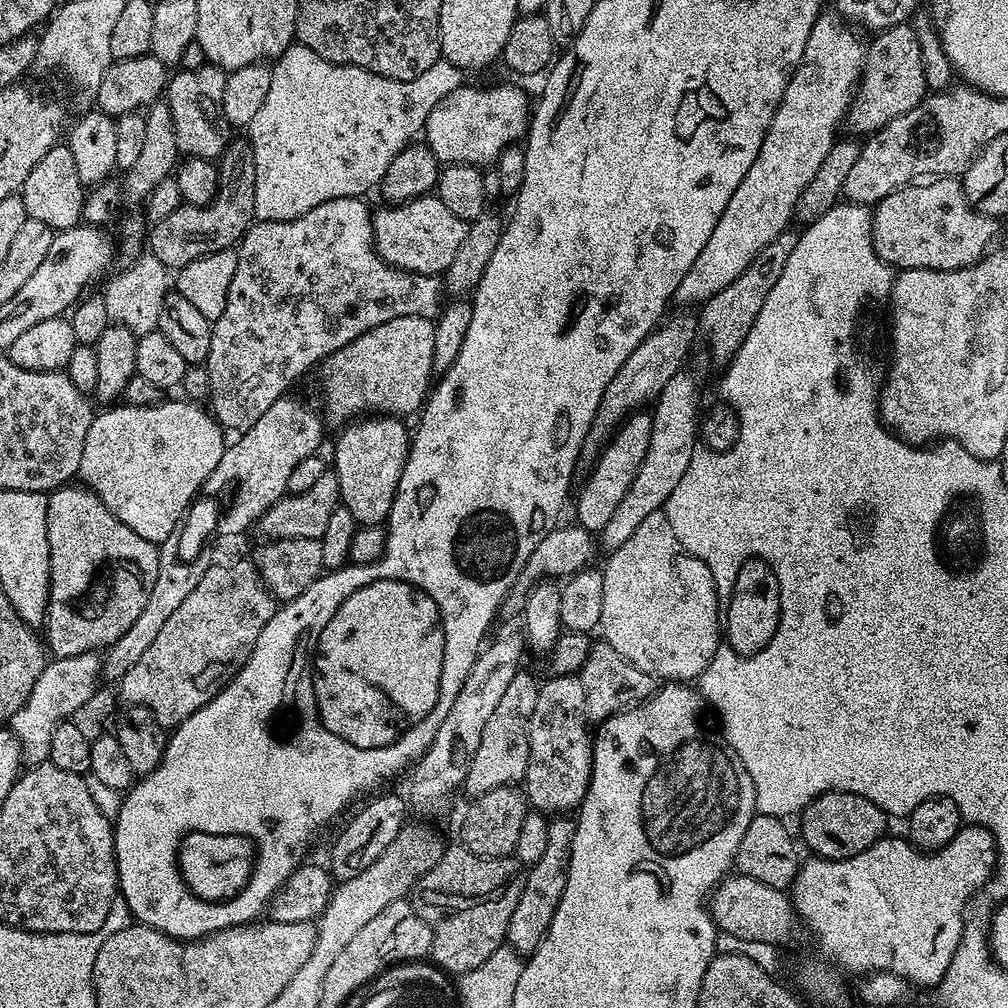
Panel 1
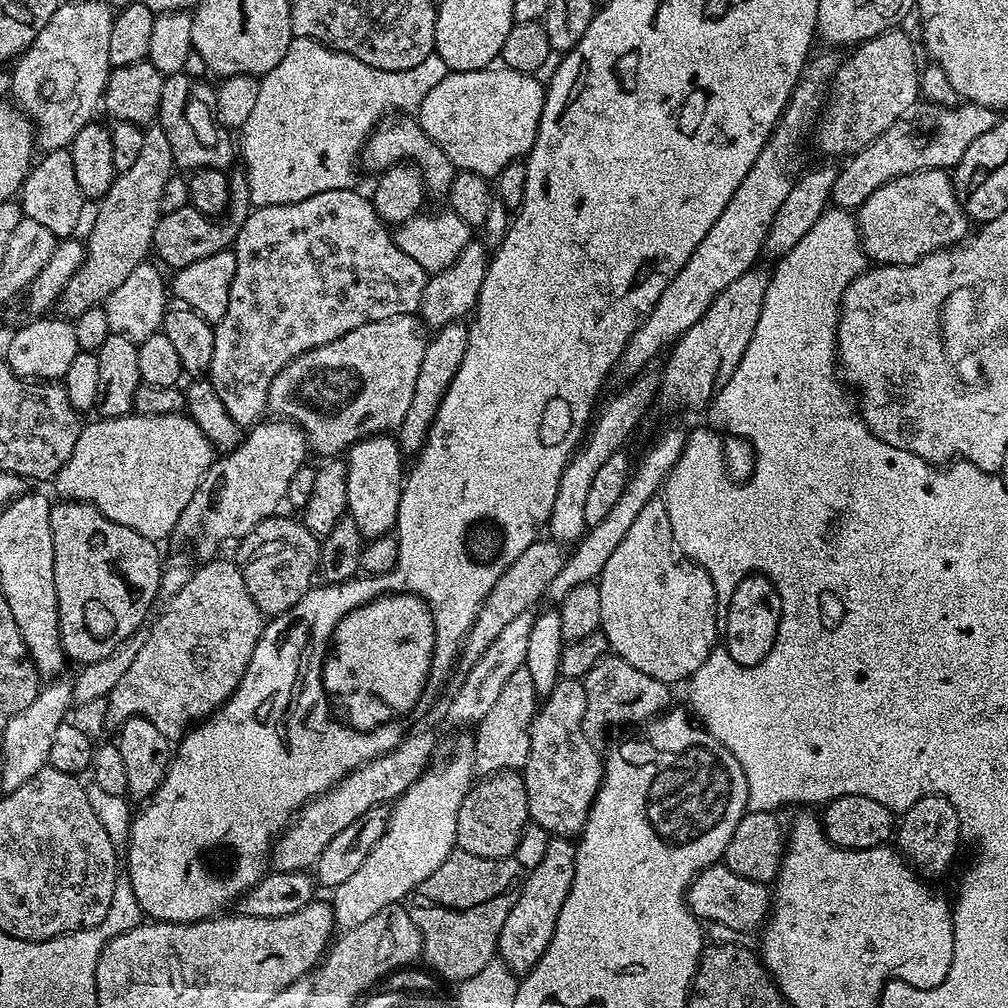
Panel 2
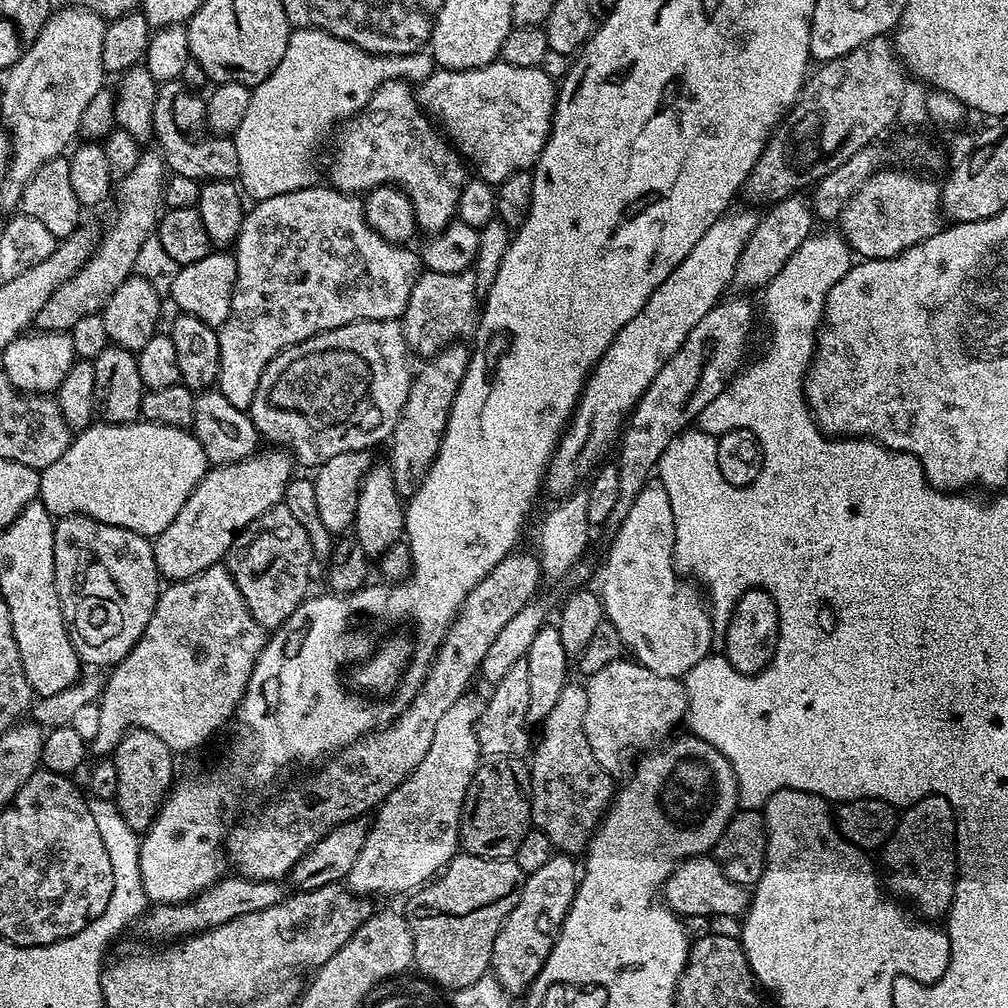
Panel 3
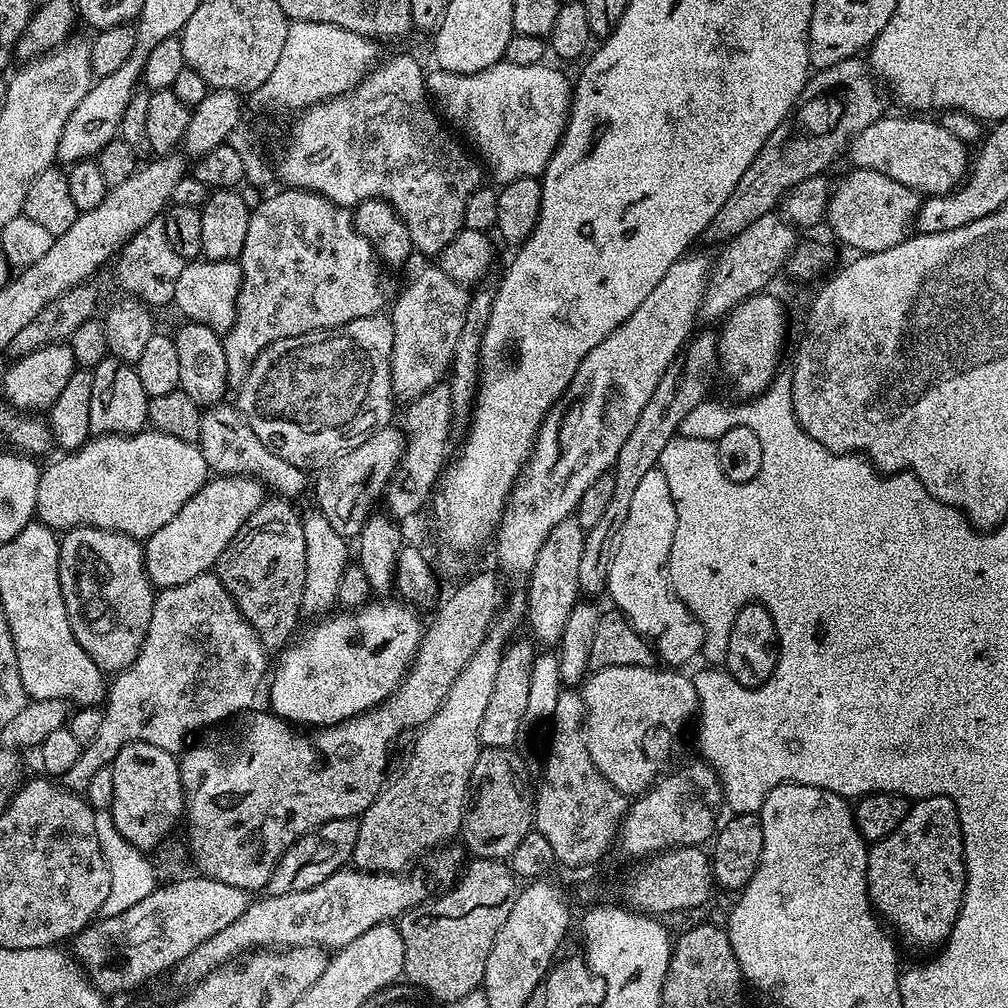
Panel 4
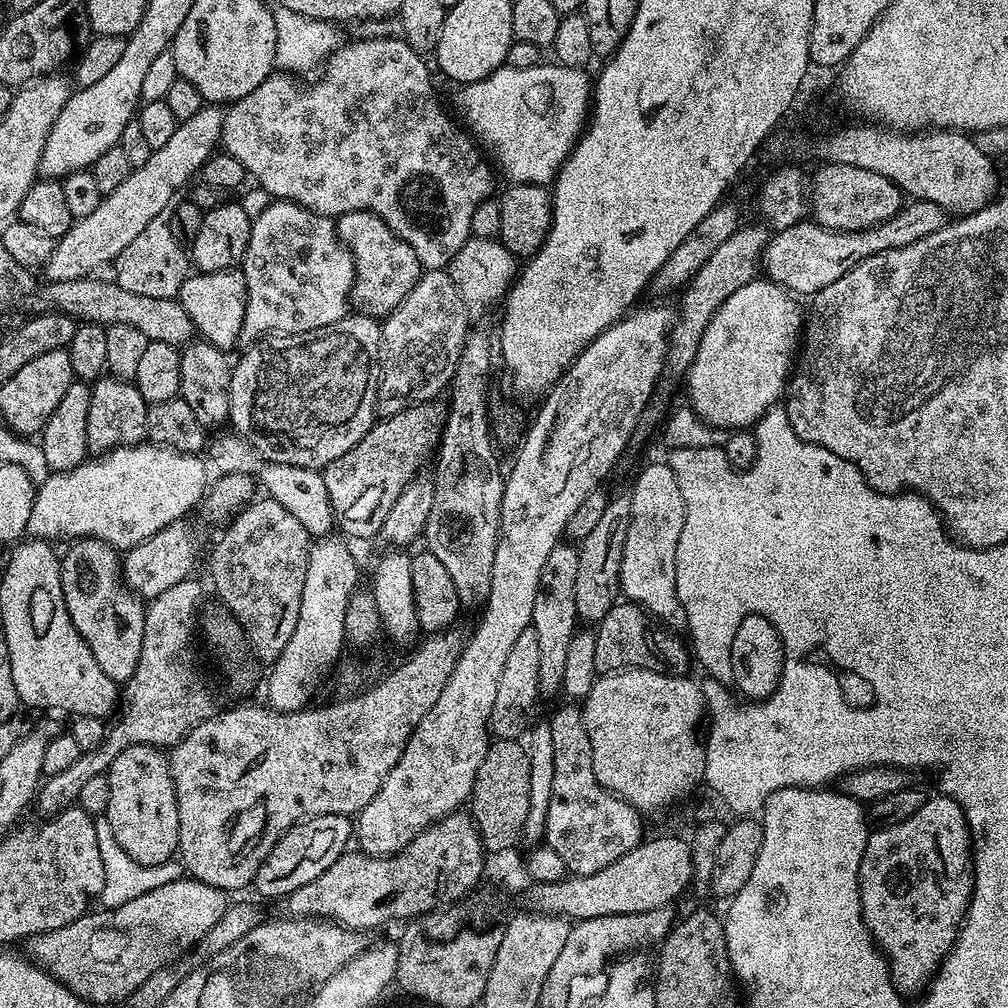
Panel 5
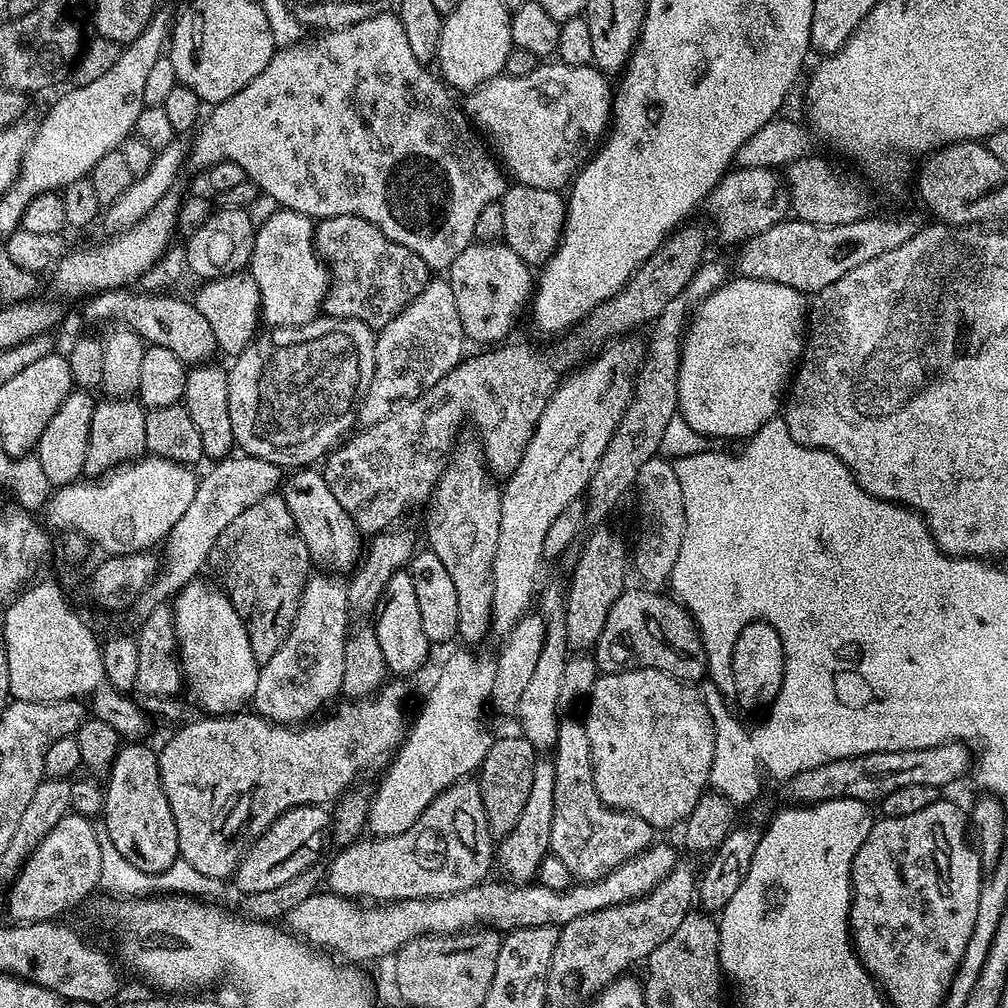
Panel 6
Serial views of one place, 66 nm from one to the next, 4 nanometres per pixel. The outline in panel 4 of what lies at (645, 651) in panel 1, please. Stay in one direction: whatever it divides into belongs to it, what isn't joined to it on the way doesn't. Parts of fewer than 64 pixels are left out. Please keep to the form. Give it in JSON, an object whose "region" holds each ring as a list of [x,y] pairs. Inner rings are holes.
{"region":[[[658,466],[640,479],[630,502],[630,510],[626,514],[626,522],[620,524],[620,536],[616,539],[616,549],[606,585],[606,596],[616,603],[613,604],[615,611],[622,613],[634,631],[651,643],[655,655],[659,659],[661,656],[668,666],[684,666],[680,664],[694,659],[706,639],[704,627],[700,625],[698,618],[694,618],[692,611],[676,597],[672,584],[668,581],[670,546],[676,544],[677,526],[676,496],[670,494],[670,482]]]}

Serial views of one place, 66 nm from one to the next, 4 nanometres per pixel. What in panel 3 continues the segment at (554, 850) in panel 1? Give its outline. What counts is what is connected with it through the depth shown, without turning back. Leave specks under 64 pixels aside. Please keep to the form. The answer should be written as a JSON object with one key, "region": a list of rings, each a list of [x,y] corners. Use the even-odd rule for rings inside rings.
{"region":[[[554,854],[550,862],[546,862],[539,870],[527,873],[524,877],[524,885],[518,894],[518,902],[514,902],[514,910],[506,914],[506,922],[498,930],[498,938],[494,938],[494,950],[492,951],[491,975],[506,990],[509,996],[519,998],[535,980],[541,979],[540,971],[554,946],[556,936],[560,933],[560,927],[564,925],[564,919],[568,913],[568,907],[576,893],[578,883],[578,864],[573,857],[567,854]]]}

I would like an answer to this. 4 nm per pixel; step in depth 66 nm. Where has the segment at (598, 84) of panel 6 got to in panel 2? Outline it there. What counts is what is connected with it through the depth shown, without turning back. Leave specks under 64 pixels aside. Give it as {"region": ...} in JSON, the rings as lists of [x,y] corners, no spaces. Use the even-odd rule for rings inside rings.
{"region":[[[489,66],[482,70],[470,70],[469,72],[449,71],[448,76],[442,78],[442,82],[438,82],[438,86],[434,86],[434,90],[430,90],[430,94],[426,94],[426,98],[422,98],[418,109],[418,119],[422,130],[426,130],[428,137],[440,147],[442,154],[446,154],[446,158],[450,158],[450,162],[457,170],[473,172],[485,178],[494,178],[510,162],[515,160],[523,161],[527,157],[529,150],[534,146],[536,131],[542,118],[542,106],[544,105],[544,94],[546,91],[545,85],[543,83],[539,84],[536,79],[537,77],[531,72],[519,72],[503,66]]]}

